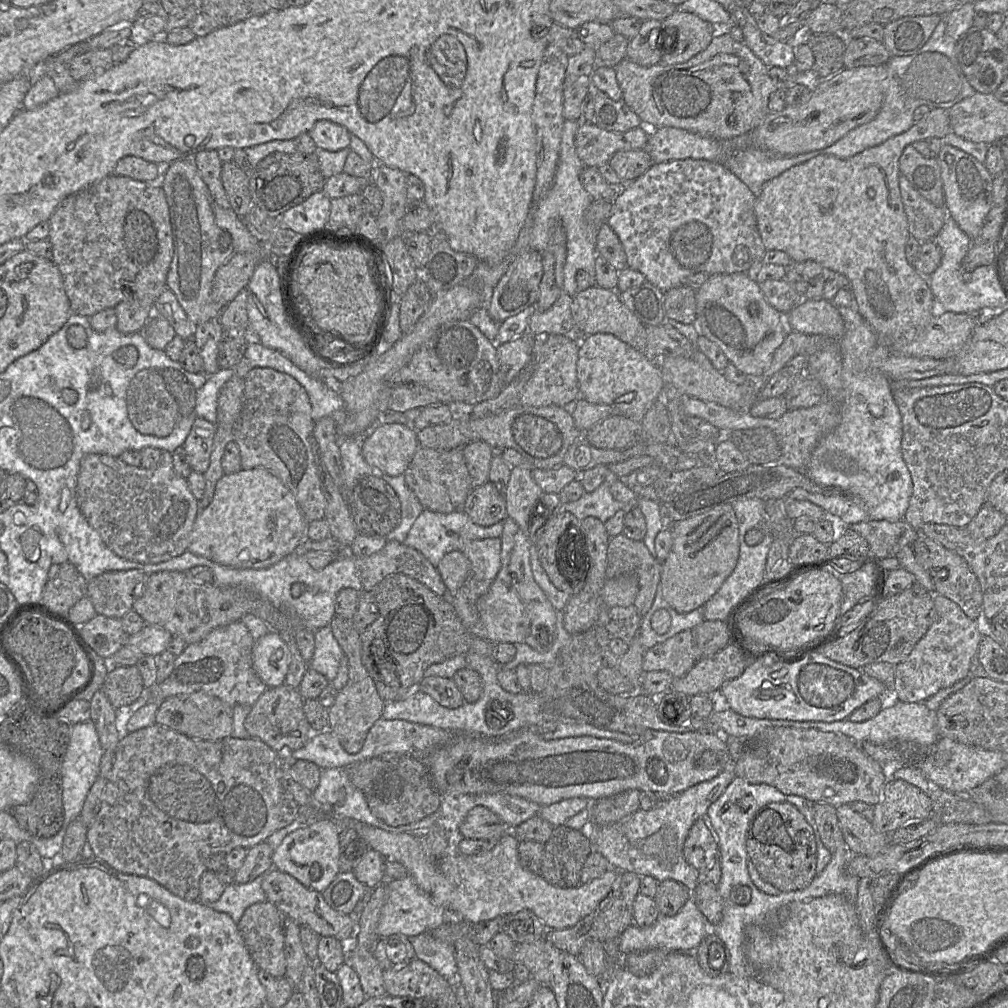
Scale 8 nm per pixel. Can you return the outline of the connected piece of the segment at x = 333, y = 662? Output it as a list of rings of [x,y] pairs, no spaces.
[[[330,626],[315,632],[315,651],[309,667],[324,675],[331,683],[339,670],[344,652]]]

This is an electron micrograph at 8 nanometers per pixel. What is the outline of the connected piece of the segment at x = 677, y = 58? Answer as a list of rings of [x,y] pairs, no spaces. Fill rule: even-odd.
[[[676,11],[662,21],[662,28],[661,46],[667,50],[665,49],[665,54],[663,50],[659,63],[680,64],[687,62],[709,46],[713,38],[714,24],[693,13]],[[672,29],[676,32],[671,31]],[[672,45],[675,48],[670,48]]]

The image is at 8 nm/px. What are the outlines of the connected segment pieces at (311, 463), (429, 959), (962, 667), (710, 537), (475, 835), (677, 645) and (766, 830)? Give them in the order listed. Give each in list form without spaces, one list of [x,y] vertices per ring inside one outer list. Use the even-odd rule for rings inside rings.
[[[254,367],[244,378],[243,405],[234,426],[242,469],[264,468],[291,491],[306,520],[325,519],[326,499],[311,447],[315,421],[306,390],[290,375]]]
[[[429,932],[408,938],[417,959],[427,963],[452,987],[461,983],[452,942],[436,939]]]
[[[934,594],[936,618],[909,656],[895,665],[893,690],[899,701],[924,702],[939,690],[962,680],[969,674],[972,658],[977,654],[982,635],[976,620],[969,618],[952,600]]]
[[[724,504],[673,523],[670,531],[672,547],[662,562],[660,585],[667,603],[685,614],[703,607],[735,569],[739,558],[738,521],[732,504]]]
[[[487,807],[472,808],[459,827],[464,838],[497,841],[510,829],[502,819]]]
[[[684,630],[645,651],[644,672],[667,671],[675,679],[683,677],[696,663],[691,630]]]
[[[787,801],[768,803],[754,813],[747,828],[746,850],[761,877],[781,892],[803,889],[816,876],[813,830],[797,807]]]

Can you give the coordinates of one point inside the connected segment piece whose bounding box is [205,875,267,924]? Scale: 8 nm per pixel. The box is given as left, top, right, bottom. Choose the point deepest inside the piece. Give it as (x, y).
(236, 897)

